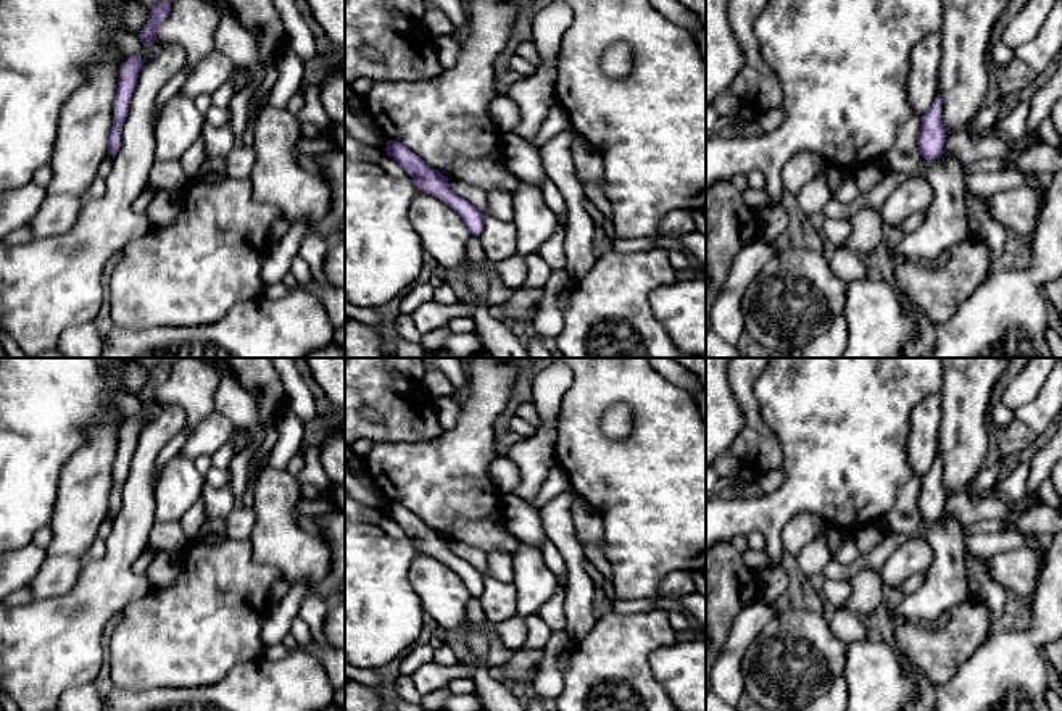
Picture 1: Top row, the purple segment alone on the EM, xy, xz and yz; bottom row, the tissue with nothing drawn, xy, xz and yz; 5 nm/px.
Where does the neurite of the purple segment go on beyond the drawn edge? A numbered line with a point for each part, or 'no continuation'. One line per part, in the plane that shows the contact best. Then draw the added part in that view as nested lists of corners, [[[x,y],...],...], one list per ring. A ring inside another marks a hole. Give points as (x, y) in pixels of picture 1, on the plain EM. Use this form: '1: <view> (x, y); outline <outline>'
no continuation

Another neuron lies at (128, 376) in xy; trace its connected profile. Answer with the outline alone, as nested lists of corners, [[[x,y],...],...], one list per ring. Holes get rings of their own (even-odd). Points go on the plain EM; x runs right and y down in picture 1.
[[[95,358],[95,363],[108,376],[108,387],[127,398],[142,393],[151,372],[151,366],[137,358]]]

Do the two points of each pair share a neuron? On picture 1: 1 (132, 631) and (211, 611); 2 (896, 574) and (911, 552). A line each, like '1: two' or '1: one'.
1: one
2: one

